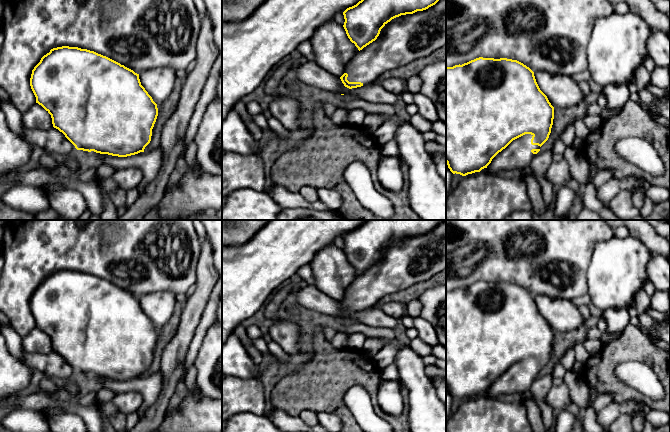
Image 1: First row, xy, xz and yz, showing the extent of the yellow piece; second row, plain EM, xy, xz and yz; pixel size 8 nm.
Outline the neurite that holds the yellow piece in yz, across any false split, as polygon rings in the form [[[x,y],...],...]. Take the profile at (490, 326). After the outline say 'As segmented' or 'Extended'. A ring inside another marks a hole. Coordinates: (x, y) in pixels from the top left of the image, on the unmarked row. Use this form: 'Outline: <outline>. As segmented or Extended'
Outline: [[[479,281],[462,289],[446,291],[446,387],[453,398],[466,400],[487,392],[490,396],[523,394],[530,390],[540,371],[548,364],[554,343],[554,331],[540,314],[534,296],[523,287],[507,282]]]. Extended

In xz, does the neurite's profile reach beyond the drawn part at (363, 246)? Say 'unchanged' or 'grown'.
grown

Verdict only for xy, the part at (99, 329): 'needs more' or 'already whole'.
already whole

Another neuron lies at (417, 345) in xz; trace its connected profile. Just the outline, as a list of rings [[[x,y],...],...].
[[[418,337],[410,340],[409,347],[422,358],[431,355],[432,346],[426,344]]]

